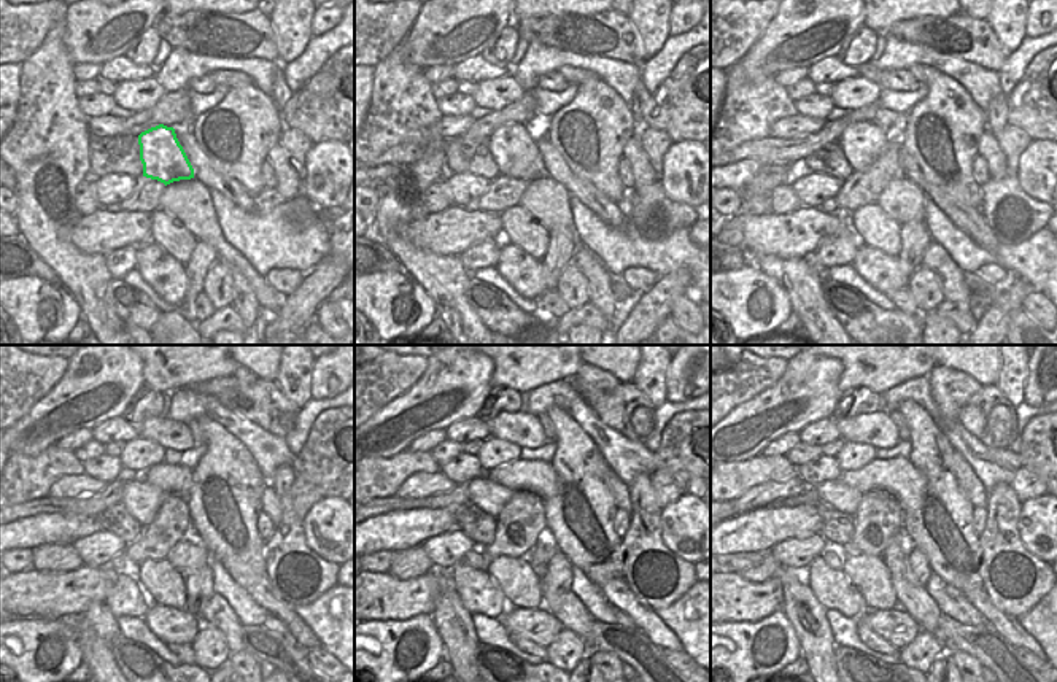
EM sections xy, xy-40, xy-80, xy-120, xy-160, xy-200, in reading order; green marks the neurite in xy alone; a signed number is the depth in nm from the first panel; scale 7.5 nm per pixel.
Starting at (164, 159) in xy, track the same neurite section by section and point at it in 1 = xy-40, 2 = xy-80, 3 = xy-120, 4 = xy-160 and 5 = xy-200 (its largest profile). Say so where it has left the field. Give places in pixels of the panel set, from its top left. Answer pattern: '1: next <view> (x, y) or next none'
1: next xy-40 (514, 147)
2: next xy-80 (862, 142)
3: next xy-120 (142, 499)
4: next xy-160 (488, 496)
5: next xy-200 (833, 493)

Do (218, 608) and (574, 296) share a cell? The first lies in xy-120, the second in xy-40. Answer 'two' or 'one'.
two

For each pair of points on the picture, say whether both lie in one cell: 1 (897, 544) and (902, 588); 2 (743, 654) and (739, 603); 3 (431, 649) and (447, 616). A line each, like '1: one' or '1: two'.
1: one
2: two
3: two

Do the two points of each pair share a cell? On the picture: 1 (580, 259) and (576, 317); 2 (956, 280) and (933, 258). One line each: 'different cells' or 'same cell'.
1: different cells
2: same cell

